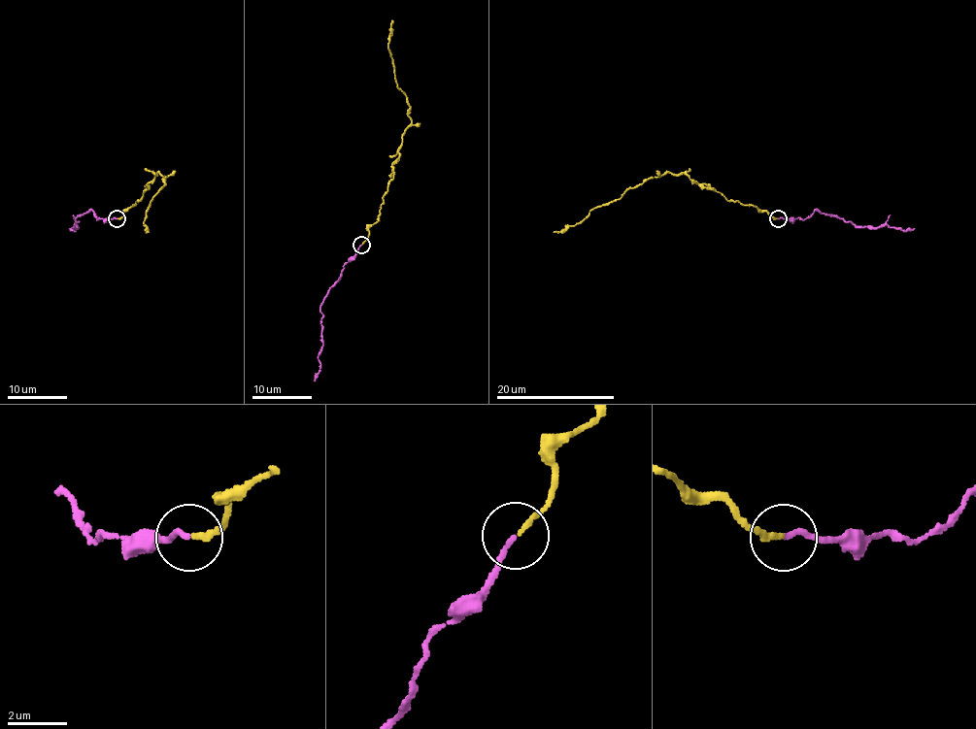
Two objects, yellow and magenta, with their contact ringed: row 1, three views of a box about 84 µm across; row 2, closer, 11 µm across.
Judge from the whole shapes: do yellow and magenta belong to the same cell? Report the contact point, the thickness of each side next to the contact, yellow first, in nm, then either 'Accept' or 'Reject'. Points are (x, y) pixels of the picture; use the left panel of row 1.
Place: (117, 218). Thickness 190 nm (yellow) against 160 nm. Accept

